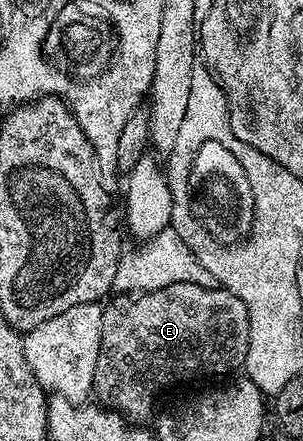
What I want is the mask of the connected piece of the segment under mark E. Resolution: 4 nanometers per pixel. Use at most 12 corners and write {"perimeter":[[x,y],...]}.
{"perimeter":[[223,287],[116,295],[92,392],[129,423],[163,389],[243,370]]}

